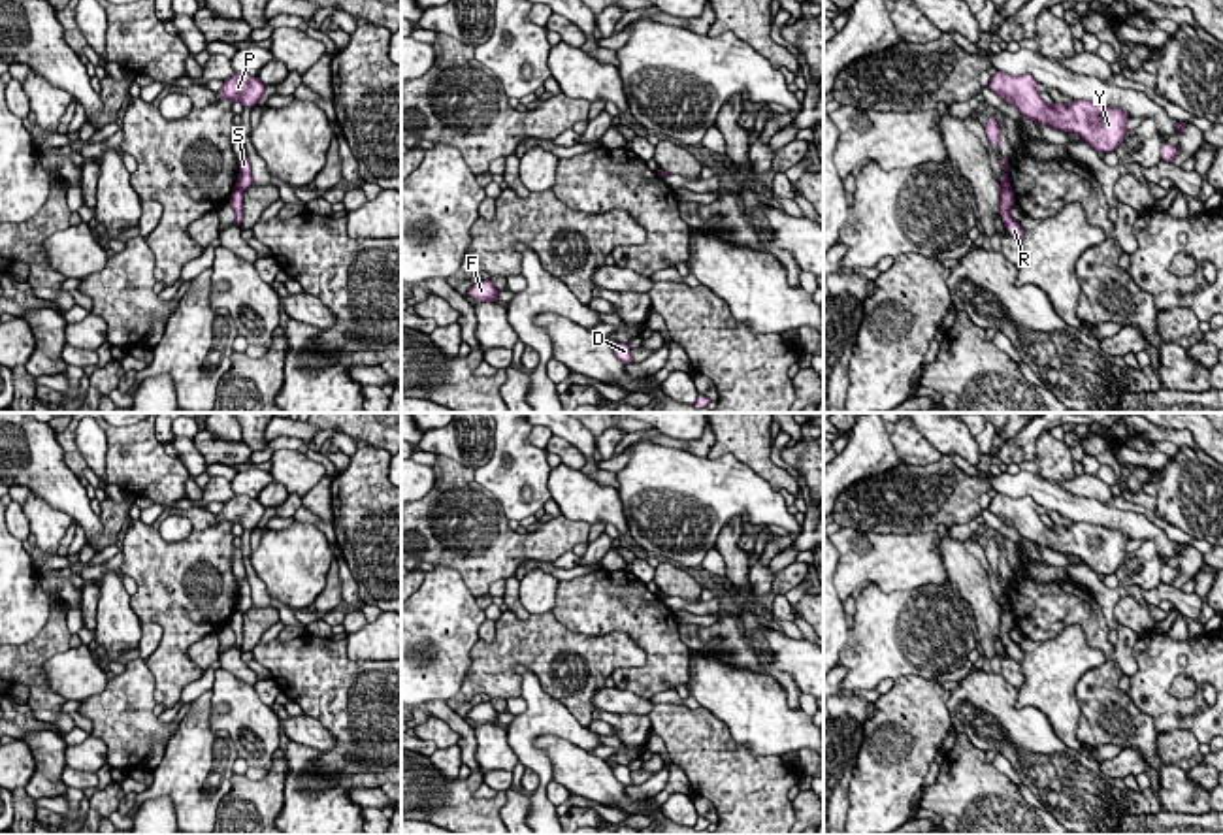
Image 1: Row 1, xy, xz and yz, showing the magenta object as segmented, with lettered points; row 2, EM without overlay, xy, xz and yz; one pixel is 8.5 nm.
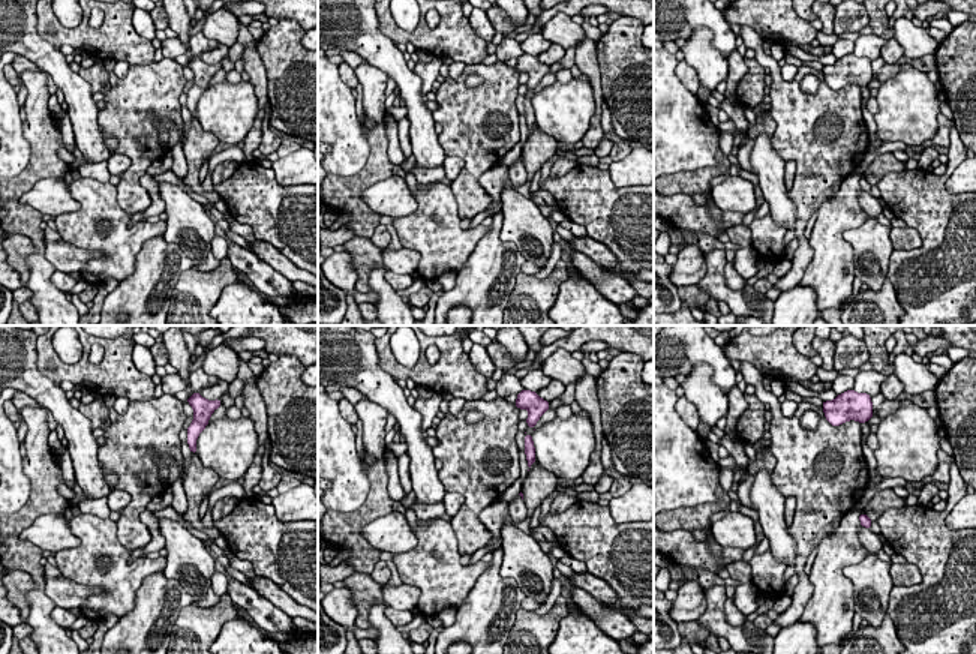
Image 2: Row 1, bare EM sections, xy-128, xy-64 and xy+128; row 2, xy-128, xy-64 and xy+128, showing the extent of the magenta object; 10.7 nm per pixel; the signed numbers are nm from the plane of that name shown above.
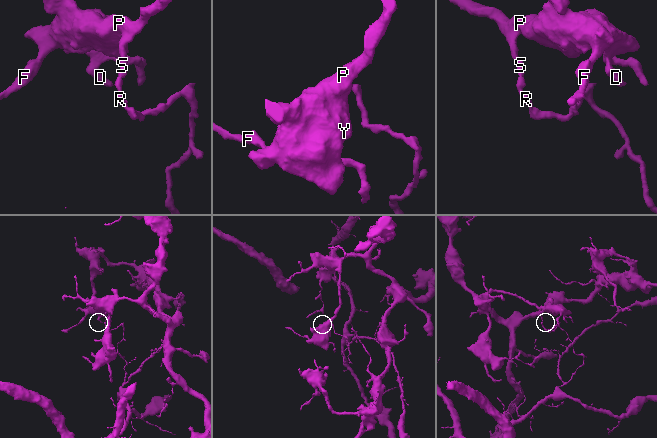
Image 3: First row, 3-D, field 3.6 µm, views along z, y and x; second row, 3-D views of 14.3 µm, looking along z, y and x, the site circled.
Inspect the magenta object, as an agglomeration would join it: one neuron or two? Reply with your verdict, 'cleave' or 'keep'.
cleave

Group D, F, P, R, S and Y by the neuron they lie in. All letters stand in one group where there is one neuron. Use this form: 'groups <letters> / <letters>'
groups D F P S Y / R

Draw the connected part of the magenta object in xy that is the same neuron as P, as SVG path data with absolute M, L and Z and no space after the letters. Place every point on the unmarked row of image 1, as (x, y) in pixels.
M234 496L217 515L217 520L226 520L232 524L241 524L243 530L258 528L258 522L264 516L266 507L249 496Z

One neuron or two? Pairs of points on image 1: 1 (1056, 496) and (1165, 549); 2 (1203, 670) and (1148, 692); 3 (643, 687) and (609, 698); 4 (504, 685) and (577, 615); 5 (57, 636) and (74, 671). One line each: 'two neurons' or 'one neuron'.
1: one neuron
2: one neuron
3: two neurons
4: two neurons
5: two neurons

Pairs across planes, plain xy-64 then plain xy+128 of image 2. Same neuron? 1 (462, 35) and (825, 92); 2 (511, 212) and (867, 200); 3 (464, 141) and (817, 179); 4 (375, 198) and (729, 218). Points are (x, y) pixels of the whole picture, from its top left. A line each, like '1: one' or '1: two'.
1: two
2: two
3: one
4: two

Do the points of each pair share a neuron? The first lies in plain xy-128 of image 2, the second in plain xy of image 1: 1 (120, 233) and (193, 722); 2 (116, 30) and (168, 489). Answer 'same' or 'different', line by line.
1: different
2: same

